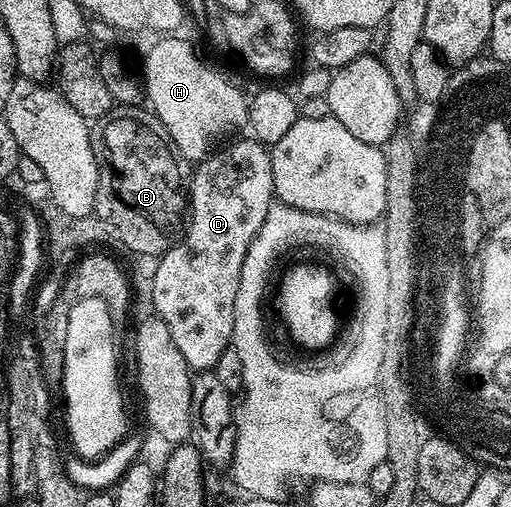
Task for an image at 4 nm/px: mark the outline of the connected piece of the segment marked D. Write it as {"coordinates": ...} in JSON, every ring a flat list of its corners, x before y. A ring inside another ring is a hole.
{"coordinates":[[252,137,232,143,225,145,230,147,222,146,214,150,194,166,197,168,193,171,193,180,187,183,187,226,173,248,160,256,158,269,151,282,156,318,162,319,167,329,171,329,171,338,193,373,214,370,219,357,223,357,223,349,232,344,235,293,239,293,243,257,247,257,249,243,255,241,270,207,275,203,270,148]]}

